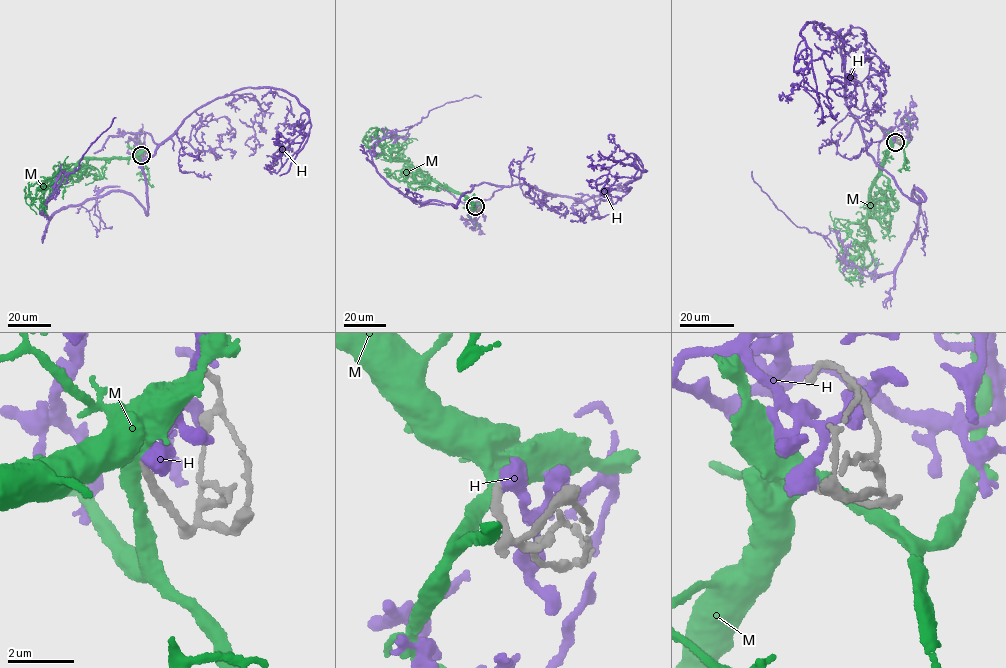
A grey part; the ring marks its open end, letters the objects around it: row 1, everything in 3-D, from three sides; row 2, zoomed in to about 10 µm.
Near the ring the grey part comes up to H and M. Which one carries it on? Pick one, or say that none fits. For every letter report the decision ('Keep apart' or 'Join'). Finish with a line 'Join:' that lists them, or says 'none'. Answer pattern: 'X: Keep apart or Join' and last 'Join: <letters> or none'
H: Keep apart
M: Join
Join: M

